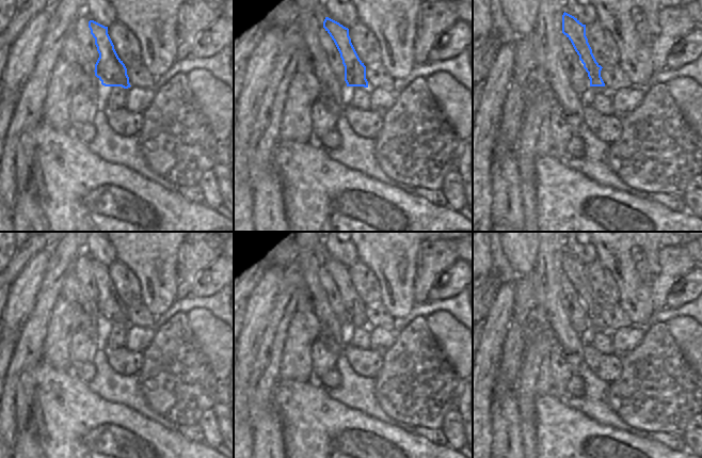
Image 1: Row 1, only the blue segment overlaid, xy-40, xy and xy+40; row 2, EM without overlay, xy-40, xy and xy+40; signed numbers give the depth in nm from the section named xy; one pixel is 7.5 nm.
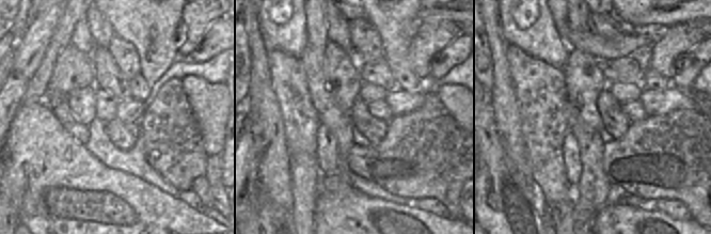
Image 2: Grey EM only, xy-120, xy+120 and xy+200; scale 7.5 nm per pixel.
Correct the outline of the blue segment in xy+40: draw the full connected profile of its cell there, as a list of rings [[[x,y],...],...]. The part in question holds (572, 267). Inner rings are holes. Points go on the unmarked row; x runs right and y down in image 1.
[[[563,252],[562,254],[562,272],[571,280],[584,307],[588,312],[590,326],[605,326],[601,316],[602,305],[596,301],[592,288],[586,275],[586,264],[583,264],[574,255]]]

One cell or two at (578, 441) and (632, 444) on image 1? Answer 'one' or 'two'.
one

